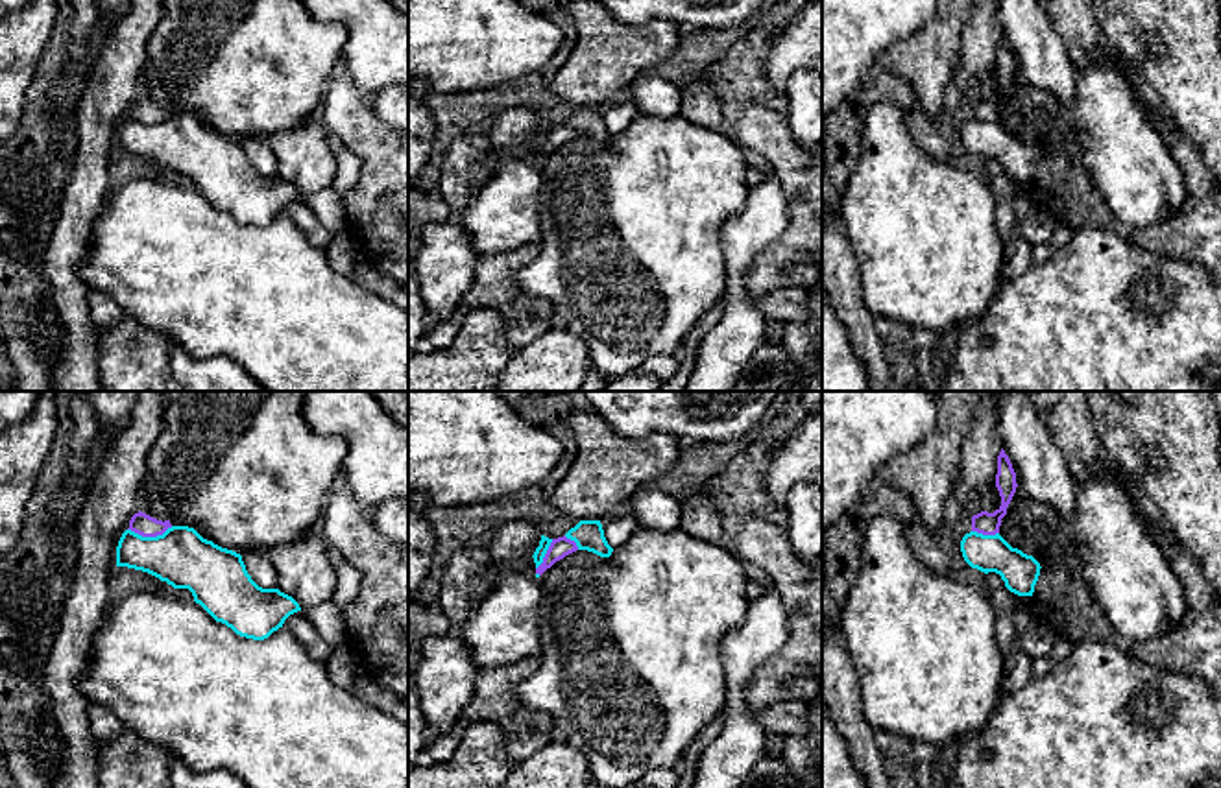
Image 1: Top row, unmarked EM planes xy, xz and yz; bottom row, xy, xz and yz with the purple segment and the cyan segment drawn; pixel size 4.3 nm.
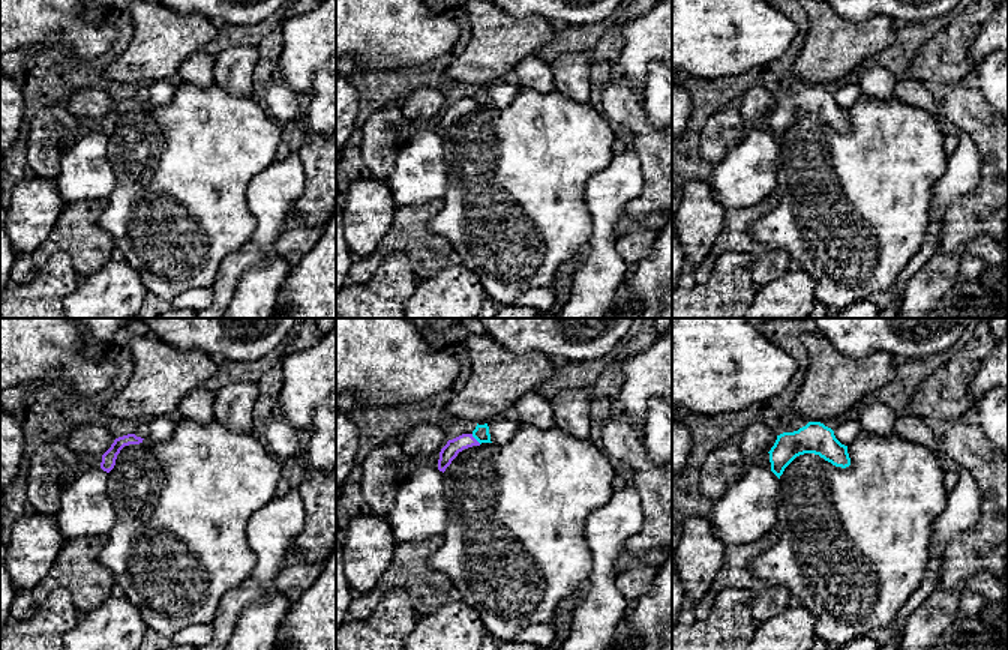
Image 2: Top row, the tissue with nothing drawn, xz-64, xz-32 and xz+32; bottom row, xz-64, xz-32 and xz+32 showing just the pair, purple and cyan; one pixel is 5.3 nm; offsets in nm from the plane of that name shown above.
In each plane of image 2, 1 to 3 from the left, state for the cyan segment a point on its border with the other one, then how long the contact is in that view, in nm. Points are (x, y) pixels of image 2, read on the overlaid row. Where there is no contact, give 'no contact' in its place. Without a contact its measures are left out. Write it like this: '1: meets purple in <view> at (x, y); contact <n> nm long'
1: no contact
2: meets purple in xz-32 at (474, 439); contact 80 nm long
3: no contact

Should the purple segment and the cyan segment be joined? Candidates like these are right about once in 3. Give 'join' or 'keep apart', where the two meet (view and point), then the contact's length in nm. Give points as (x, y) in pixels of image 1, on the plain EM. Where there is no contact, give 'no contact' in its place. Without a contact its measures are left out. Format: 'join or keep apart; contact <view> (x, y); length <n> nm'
keep apart; contact xy (150, 122); length 200 nm

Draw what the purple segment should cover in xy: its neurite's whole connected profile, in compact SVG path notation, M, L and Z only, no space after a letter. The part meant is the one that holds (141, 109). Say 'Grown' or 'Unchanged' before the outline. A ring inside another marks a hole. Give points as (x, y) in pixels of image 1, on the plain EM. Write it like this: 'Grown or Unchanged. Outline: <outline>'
Unchanged. Outline: M142 98L135 100L129 107L131 118L142 122L142 124L157 124L163 122L168 114L172 114L170 107L157 107Z

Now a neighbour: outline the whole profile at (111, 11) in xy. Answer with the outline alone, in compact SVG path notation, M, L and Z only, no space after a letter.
M96 0L96 4L100 13L100 26L109 35L116 22L127 13L131 0Z

